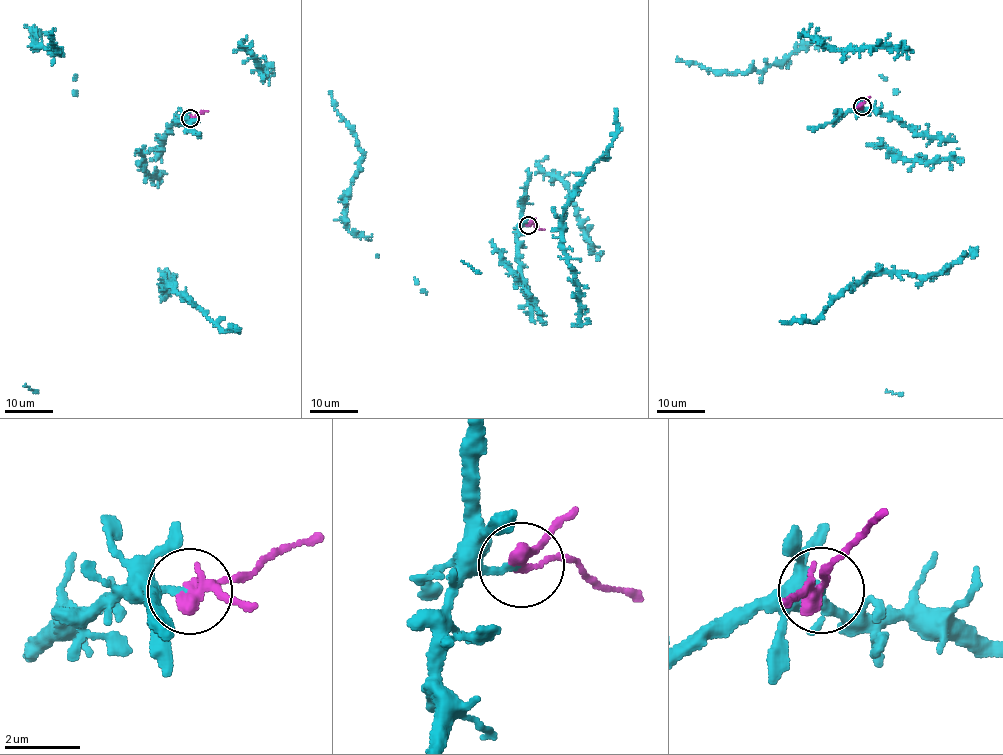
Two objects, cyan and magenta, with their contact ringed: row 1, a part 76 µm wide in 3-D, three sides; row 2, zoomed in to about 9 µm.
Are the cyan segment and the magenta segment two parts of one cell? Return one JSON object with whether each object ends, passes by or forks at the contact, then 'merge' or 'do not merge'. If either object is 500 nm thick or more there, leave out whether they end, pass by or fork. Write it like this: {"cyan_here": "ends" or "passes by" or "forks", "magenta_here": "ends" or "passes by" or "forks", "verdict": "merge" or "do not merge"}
{"cyan_here": "ends", "magenta_here": "passes by", "verdict": "do not merge"}

